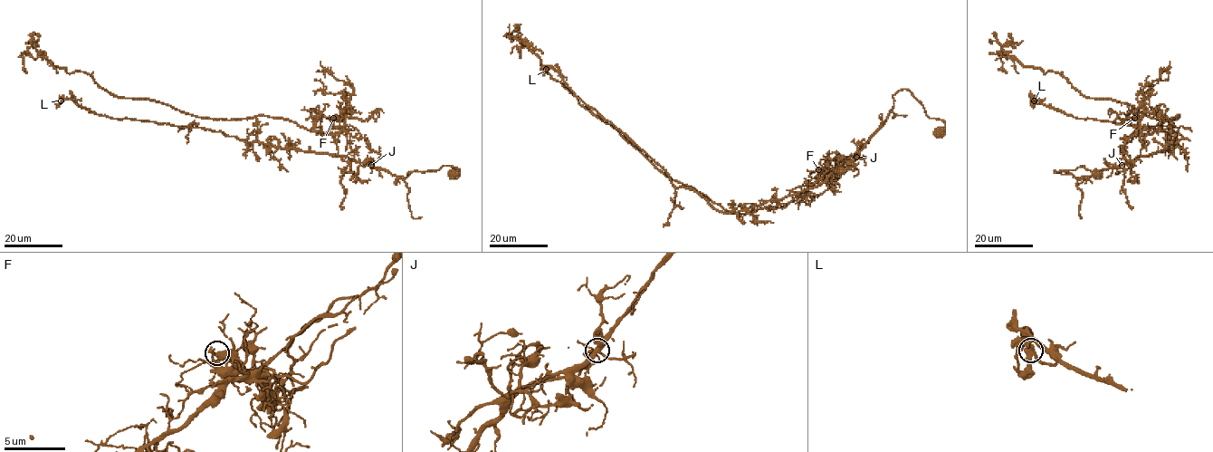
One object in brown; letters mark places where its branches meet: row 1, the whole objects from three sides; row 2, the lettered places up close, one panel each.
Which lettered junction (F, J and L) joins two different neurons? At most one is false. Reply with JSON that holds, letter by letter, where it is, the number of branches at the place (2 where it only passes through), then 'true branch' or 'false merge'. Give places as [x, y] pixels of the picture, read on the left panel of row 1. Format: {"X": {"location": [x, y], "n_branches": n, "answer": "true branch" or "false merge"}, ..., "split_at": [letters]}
{"F": {"location": [333, 118], "n_branches": 2, "answer": "true branch"}, "J": {"location": [371, 165], "n_branches": 2, "answer": "false merge"}, "L": {"location": [61, 100], "n_branches": 2, "answer": "true branch"}, "split_at": ["J"]}

